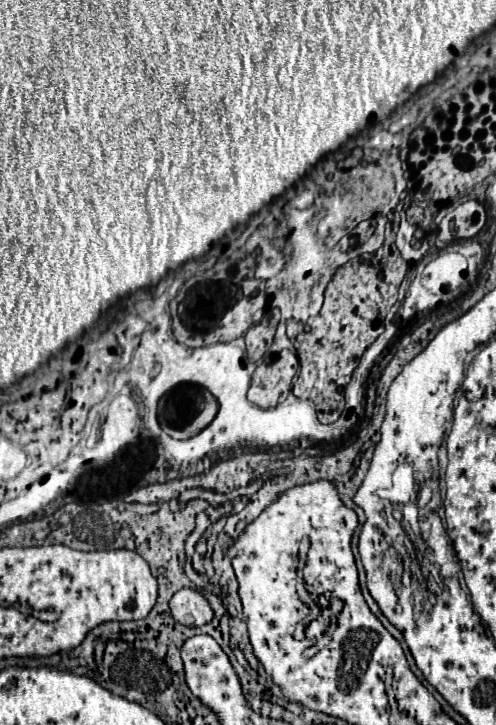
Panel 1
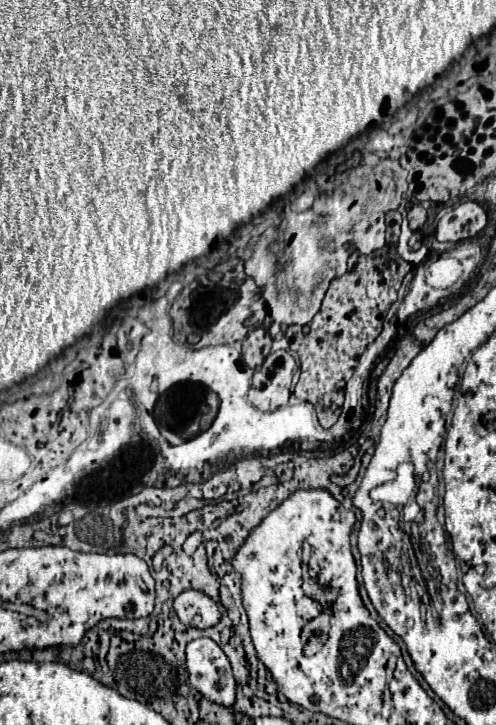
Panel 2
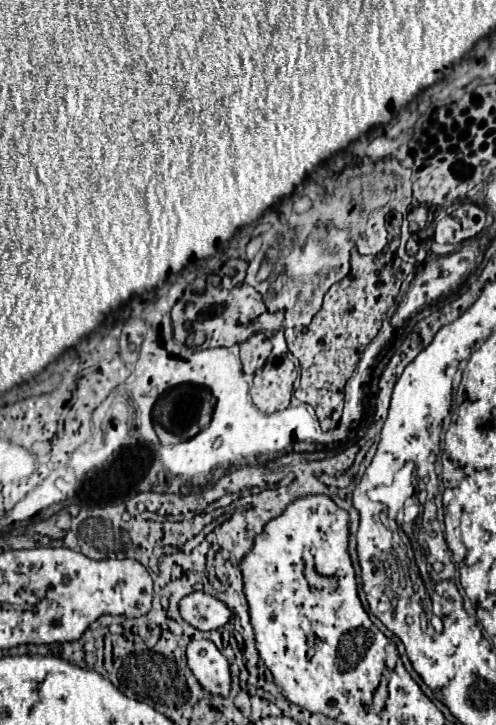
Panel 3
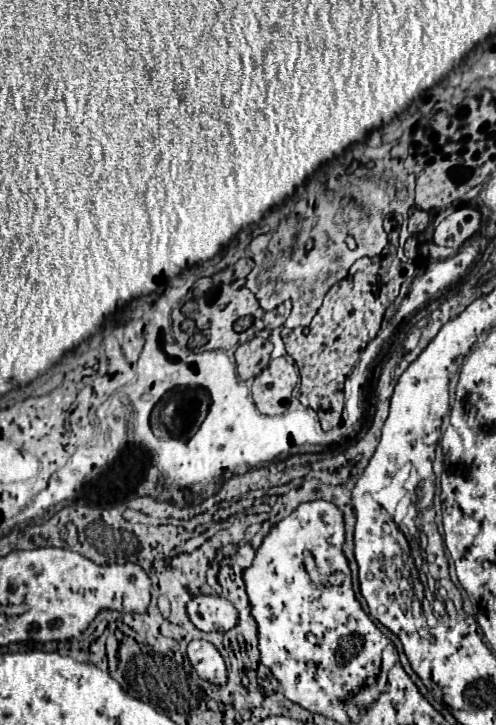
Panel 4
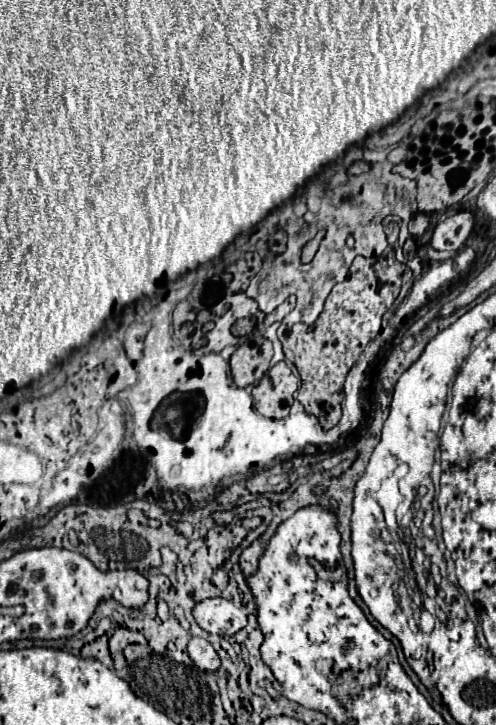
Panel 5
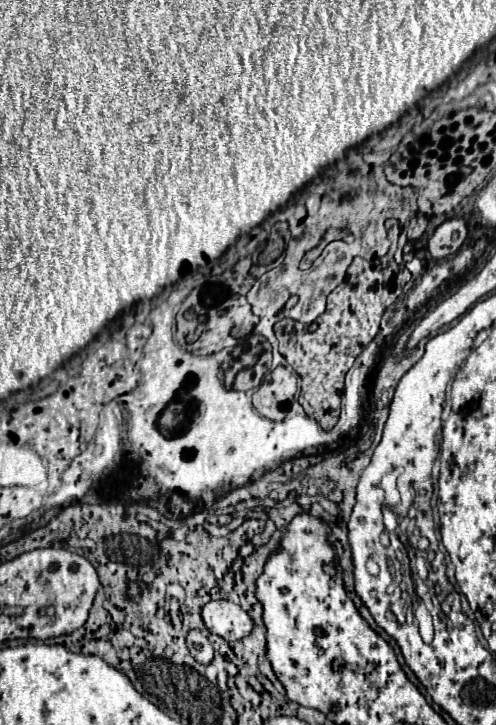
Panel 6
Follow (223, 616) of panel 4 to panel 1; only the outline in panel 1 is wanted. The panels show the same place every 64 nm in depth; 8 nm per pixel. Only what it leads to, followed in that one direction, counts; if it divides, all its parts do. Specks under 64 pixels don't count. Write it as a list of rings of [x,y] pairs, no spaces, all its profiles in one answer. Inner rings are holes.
[[[182,588],[170,600],[170,616],[184,626],[202,626],[212,620],[214,612],[198,590]]]

